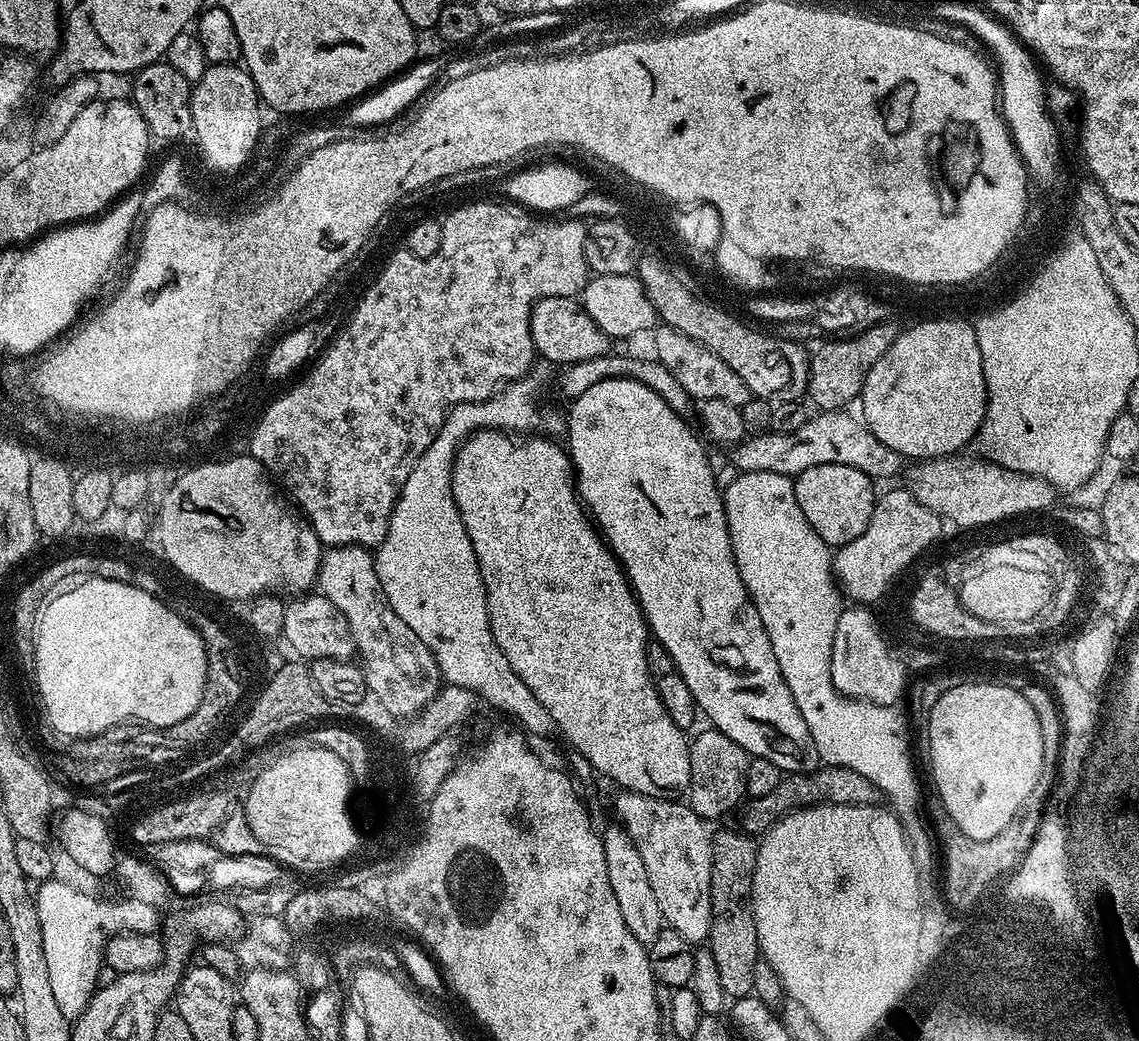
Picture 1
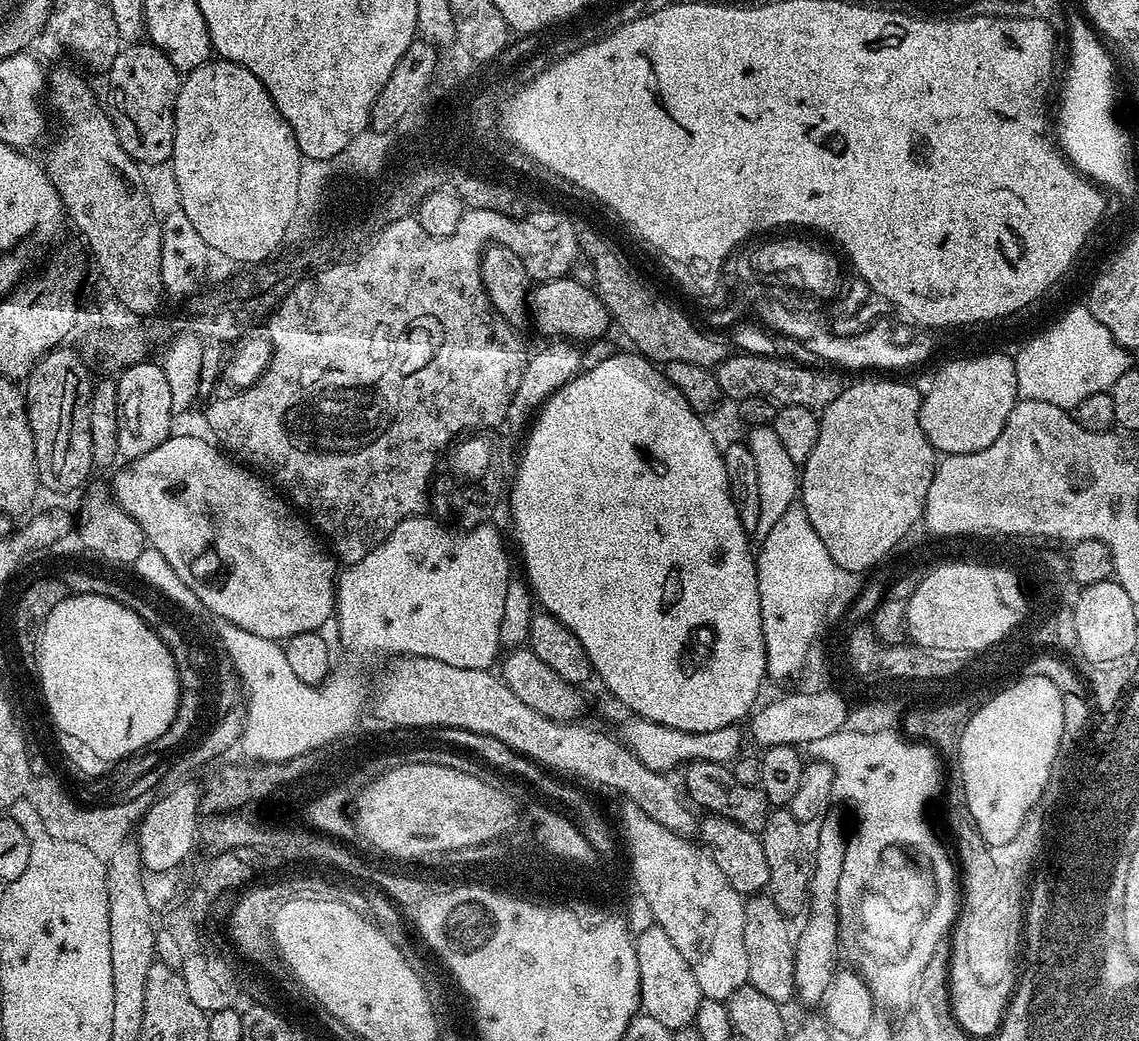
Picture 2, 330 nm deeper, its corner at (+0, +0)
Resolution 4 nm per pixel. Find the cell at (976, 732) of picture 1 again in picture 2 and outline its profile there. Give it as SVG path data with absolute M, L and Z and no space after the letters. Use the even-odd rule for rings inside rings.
M1028 674L1012 692L1004 692L1000 700L992 700L964 732L964 755L958 759L958 775L964 783L964 793L976 829L994 846L1010 842L1029 819L1028 811L1035 806L1038 798L1046 790L1052 767L1065 743L1062 738L1062 702L1064 692L1048 674Z

